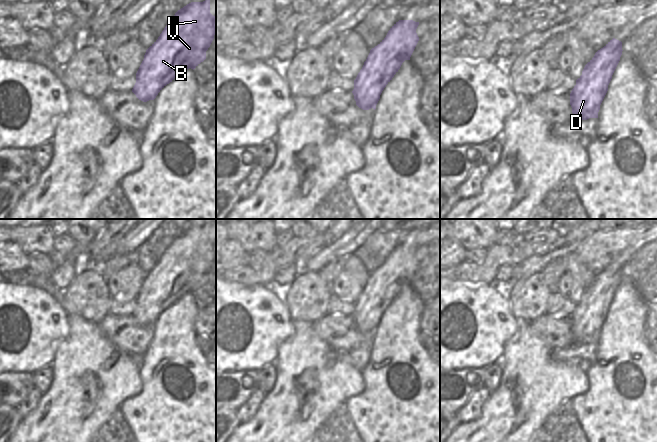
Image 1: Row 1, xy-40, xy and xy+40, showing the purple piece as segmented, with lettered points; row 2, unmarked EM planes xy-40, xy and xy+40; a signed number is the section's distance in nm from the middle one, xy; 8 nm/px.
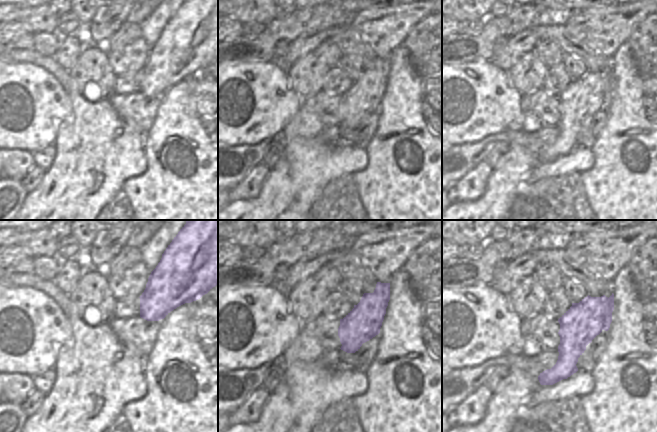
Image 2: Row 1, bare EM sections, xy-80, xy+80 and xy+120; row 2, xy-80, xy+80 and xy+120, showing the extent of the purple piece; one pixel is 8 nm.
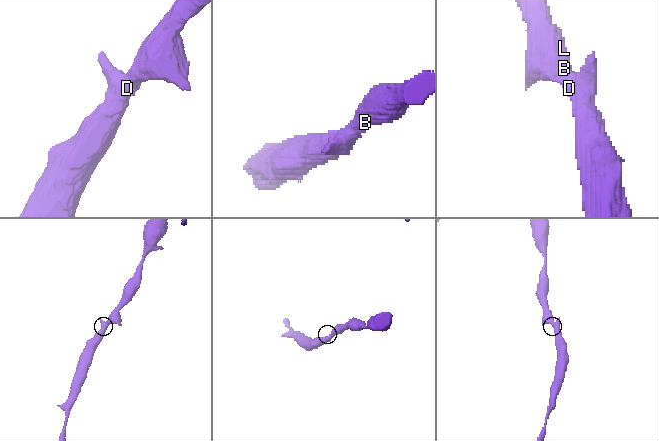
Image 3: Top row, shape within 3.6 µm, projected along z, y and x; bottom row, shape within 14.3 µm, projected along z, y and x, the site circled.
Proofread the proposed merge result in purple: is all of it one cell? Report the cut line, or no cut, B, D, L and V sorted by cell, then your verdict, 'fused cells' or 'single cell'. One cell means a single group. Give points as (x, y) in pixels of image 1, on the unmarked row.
no cut; B D L V; single cell

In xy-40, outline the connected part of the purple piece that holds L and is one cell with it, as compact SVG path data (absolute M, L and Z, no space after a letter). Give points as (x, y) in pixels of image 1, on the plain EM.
M210 224L191 226L178 234L168 246L158 263L146 274L144 283L136 297L132 316L147 326L185 294L195 293L206 283L206 275L216 258L216 241L210 237Z

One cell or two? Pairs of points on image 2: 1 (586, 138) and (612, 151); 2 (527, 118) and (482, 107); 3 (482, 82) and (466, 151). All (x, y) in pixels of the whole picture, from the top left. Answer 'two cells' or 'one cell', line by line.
1: two cells
2: two cells
3: two cells

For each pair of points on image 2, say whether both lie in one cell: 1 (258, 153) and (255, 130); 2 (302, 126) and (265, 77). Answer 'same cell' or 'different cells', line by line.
1: different cells
2: different cells

